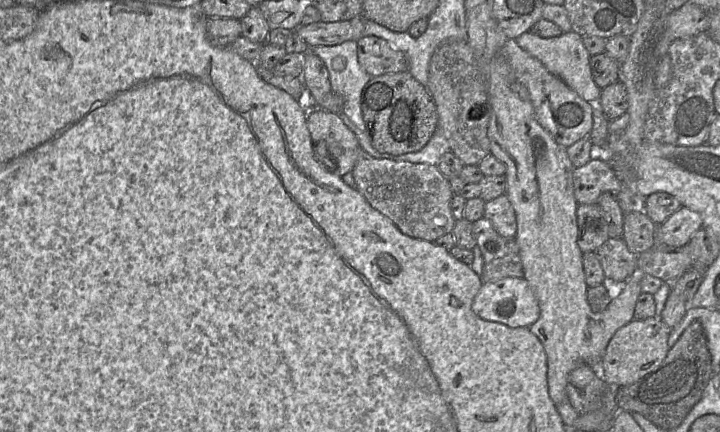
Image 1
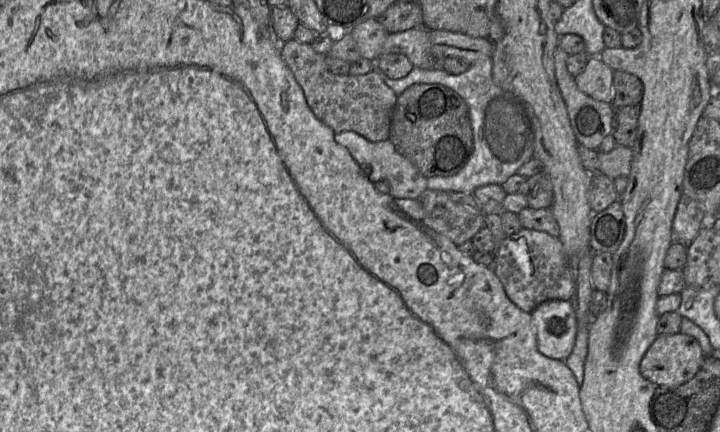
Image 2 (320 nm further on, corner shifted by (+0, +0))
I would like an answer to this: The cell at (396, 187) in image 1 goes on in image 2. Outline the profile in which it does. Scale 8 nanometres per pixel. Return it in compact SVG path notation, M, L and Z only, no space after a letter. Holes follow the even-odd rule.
M428 188L419 201L424 210L423 225L449 238L457 246L471 241L479 230L487 227L485 214L477 214L453 202L449 192Z

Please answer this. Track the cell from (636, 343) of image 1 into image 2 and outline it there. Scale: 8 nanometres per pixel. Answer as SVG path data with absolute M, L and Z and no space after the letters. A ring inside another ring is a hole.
M682 333L659 334L640 362L641 375L657 386L677 387L691 380L704 360L701 346L692 336Z

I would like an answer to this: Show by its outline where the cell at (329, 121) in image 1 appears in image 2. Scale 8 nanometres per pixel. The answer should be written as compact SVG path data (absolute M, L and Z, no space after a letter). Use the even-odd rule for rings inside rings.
M353 131L335 133L335 142L347 149L361 173L371 173L370 182L375 188L394 199L419 200L420 196L428 189L426 177L405 157L397 152L391 141L371 142ZM360 166L360 167L359 167ZM363 166L368 168L363 169Z

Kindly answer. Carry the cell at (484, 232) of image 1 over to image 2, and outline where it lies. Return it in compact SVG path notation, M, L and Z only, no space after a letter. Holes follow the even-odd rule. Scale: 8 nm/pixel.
M522 228L507 236L498 245L494 260L494 272L501 280L508 298L529 314L549 300L571 301L576 291L579 259L570 259L561 241L546 232Z

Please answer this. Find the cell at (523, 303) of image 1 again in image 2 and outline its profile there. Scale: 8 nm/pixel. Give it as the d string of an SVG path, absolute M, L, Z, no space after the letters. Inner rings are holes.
M549 300L531 312L539 351L546 357L565 361L578 332L575 309L570 301Z

